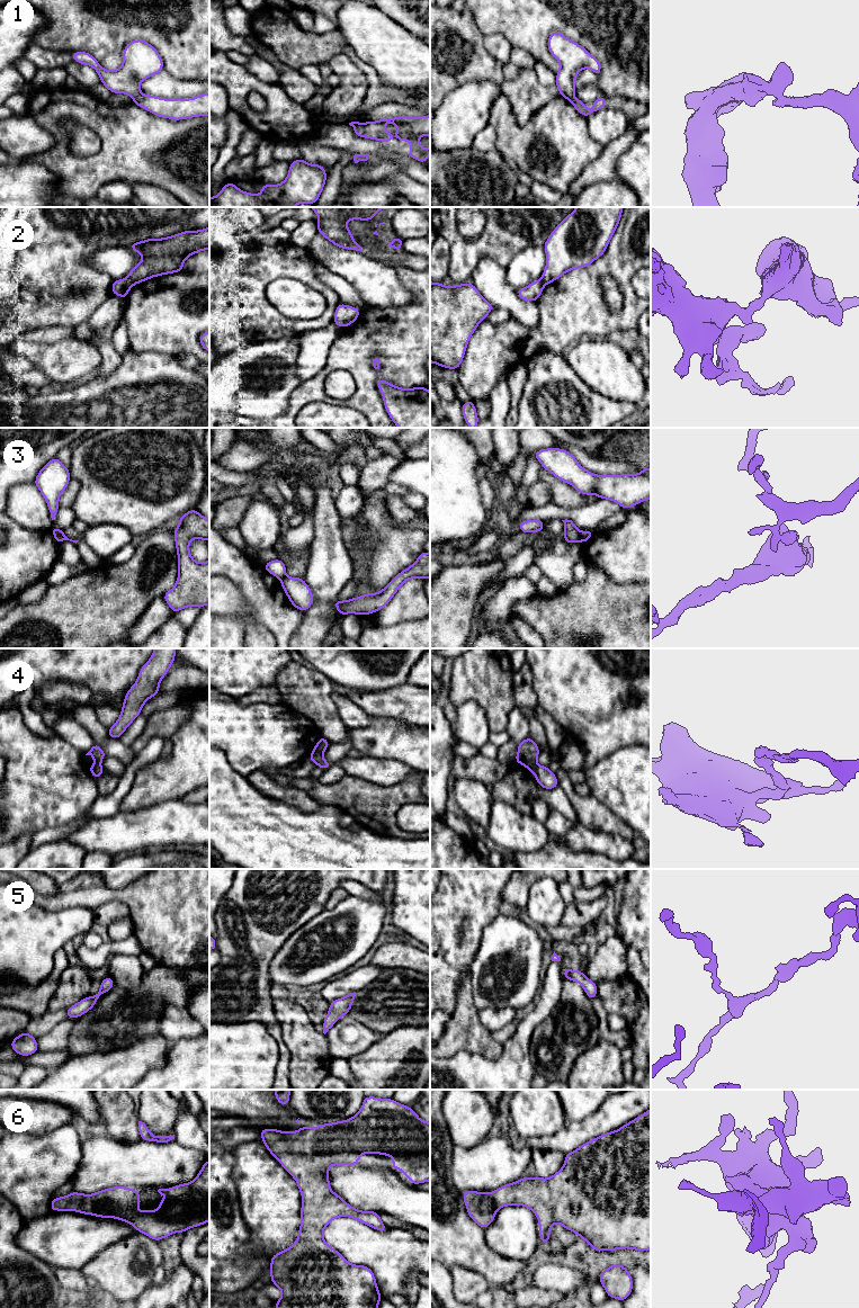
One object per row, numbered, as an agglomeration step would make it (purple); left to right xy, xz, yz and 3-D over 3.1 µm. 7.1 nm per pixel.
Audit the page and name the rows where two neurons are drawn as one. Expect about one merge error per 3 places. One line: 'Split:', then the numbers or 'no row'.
Split: 1, 2, 3, 4

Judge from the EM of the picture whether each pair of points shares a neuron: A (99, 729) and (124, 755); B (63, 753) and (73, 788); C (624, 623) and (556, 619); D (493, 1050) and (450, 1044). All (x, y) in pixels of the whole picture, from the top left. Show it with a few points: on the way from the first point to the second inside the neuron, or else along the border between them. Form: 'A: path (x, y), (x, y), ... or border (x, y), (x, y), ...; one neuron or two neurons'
A: path (103, 736), (117, 750); one neuron
B: path (63, 762), (64, 779); one neuron
C: path (607, 623), (573, 623); one neuron
D: path (483, 1042), (461, 1042); one neuron

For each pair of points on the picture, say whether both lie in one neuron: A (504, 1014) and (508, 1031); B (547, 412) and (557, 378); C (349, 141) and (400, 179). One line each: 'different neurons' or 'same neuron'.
A: different neurons
B: same neuron
C: different neurons

